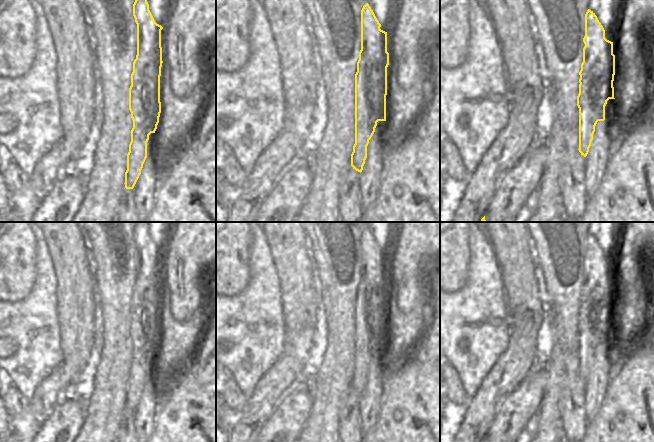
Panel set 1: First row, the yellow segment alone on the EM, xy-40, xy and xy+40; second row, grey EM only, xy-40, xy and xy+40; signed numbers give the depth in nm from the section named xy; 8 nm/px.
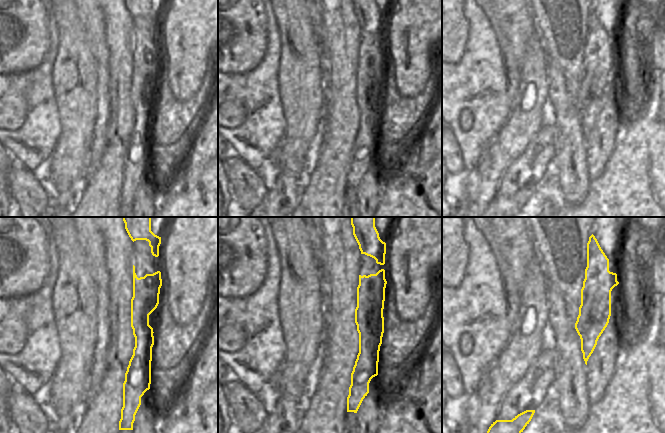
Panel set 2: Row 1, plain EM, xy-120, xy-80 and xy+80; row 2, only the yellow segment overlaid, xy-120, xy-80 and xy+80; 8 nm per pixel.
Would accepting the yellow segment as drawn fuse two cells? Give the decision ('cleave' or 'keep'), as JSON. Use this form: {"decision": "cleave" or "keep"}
{"decision": "cleave"}

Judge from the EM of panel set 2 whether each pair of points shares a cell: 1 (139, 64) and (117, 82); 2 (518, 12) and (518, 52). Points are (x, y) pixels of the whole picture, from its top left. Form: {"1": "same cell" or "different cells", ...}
{"1": "different cells", "2": "same cell"}

